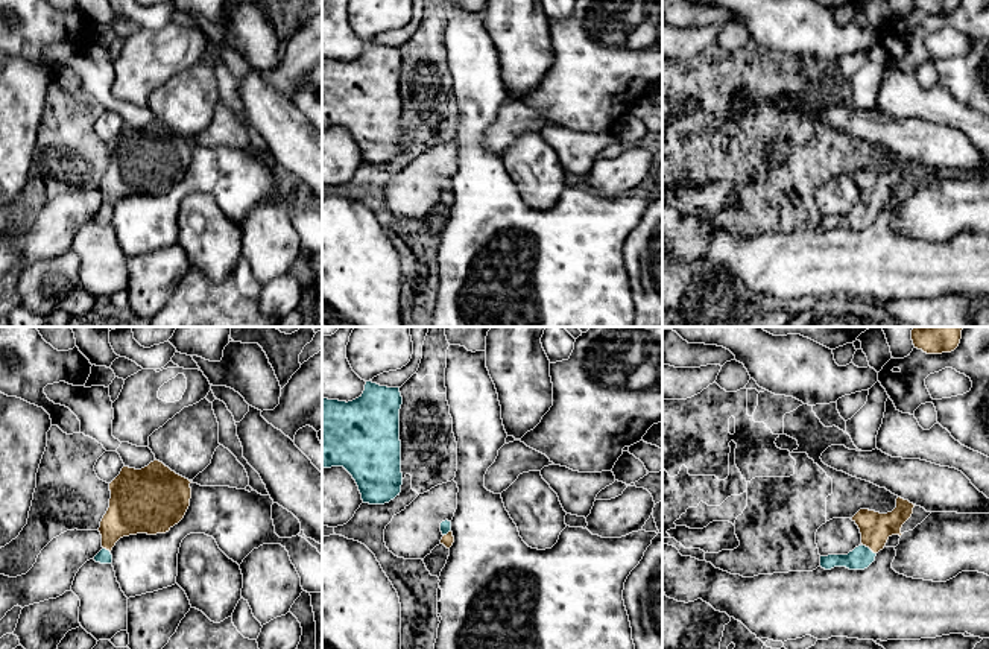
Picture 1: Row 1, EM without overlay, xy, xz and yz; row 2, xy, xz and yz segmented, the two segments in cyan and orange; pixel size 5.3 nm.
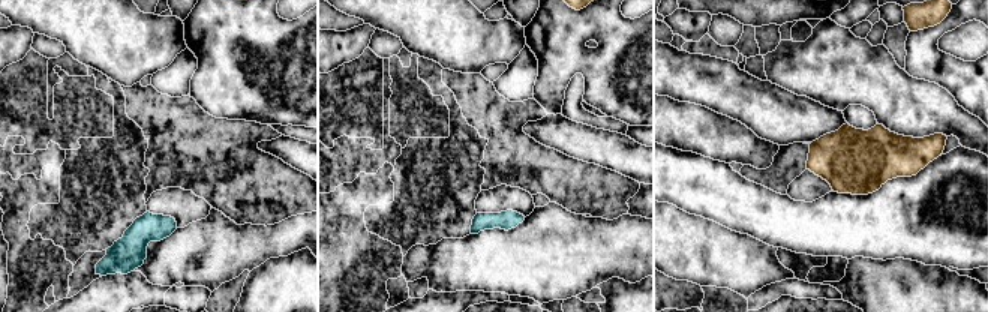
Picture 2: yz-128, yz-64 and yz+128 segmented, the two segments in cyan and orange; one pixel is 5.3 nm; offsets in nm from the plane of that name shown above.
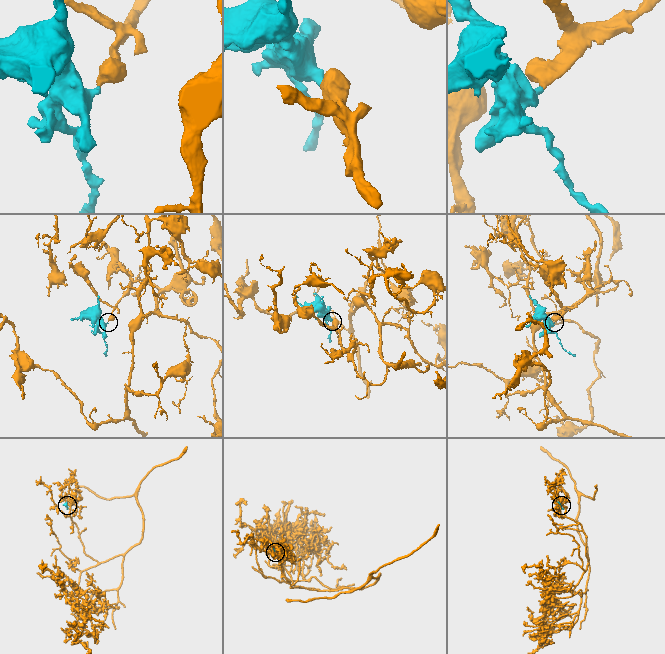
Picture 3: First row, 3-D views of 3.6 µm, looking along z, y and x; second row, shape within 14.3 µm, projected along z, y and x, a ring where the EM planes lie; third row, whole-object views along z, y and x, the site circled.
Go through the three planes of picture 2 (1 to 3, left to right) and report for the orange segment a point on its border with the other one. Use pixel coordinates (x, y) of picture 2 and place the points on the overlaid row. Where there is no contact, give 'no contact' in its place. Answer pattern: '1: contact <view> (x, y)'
1: no contact
2: no contact
3: no contact

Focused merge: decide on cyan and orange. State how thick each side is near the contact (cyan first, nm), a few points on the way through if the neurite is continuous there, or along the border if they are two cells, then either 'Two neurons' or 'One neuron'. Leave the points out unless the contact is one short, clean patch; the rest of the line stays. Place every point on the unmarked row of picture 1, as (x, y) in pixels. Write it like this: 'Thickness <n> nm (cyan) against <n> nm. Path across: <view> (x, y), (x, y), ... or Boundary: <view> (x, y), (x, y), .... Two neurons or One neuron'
Thickness 120 nm (cyan) against 170 nm. Path across: yz (862, 216), (868, 207), (874, 198), (875, 187). One neuron

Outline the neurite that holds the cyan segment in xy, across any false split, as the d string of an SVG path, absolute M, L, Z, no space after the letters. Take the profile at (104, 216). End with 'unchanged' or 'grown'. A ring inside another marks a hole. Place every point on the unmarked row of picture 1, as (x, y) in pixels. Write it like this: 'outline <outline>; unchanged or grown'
outline M156 119L141 129L123 126L109 143L109 167L99 187L103 208L94 220L111 223L111 210L123 196L169 192L190 166L190 143Z; grown

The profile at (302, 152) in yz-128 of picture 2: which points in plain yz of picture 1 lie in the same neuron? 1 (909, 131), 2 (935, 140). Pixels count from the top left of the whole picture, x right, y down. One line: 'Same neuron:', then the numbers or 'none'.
Same neuron: 1, 2

